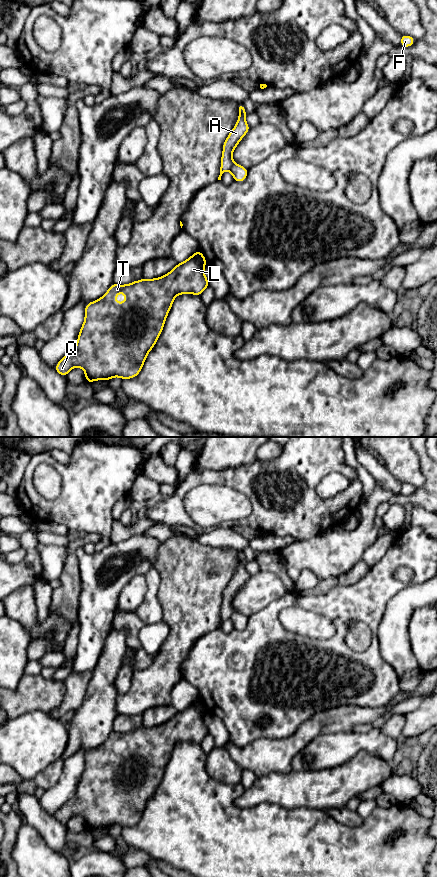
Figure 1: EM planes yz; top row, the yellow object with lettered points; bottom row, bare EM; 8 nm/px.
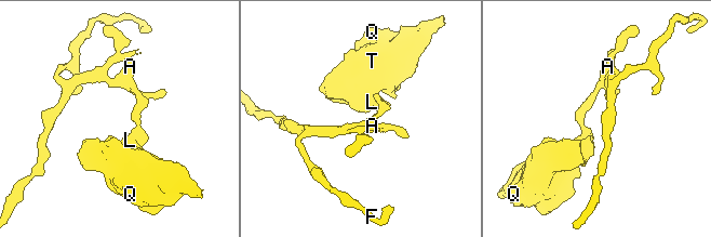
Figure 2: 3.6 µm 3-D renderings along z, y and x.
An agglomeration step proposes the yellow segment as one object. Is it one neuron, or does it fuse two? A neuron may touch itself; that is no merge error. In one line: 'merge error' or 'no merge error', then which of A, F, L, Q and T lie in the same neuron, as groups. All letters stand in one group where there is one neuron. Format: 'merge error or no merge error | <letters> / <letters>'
merge error | A L Q T / F

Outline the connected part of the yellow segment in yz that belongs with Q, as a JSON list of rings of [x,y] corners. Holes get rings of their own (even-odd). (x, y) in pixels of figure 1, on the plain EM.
[[[199,698],[162,725],[141,727],[127,733],[112,731],[100,747],[86,752],[85,768],[77,792],[57,811],[55,818],[66,825],[71,817],[81,815],[90,832],[95,828],[110,828],[116,824],[121,827],[136,825],[163,778],[175,745],[178,742],[200,744],[209,735],[204,721],[206,712]],[[120,740],[126,743],[126,749],[119,752],[116,742]]]

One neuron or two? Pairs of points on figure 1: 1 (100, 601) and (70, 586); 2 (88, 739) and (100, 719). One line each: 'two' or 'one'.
1: two
2: one

